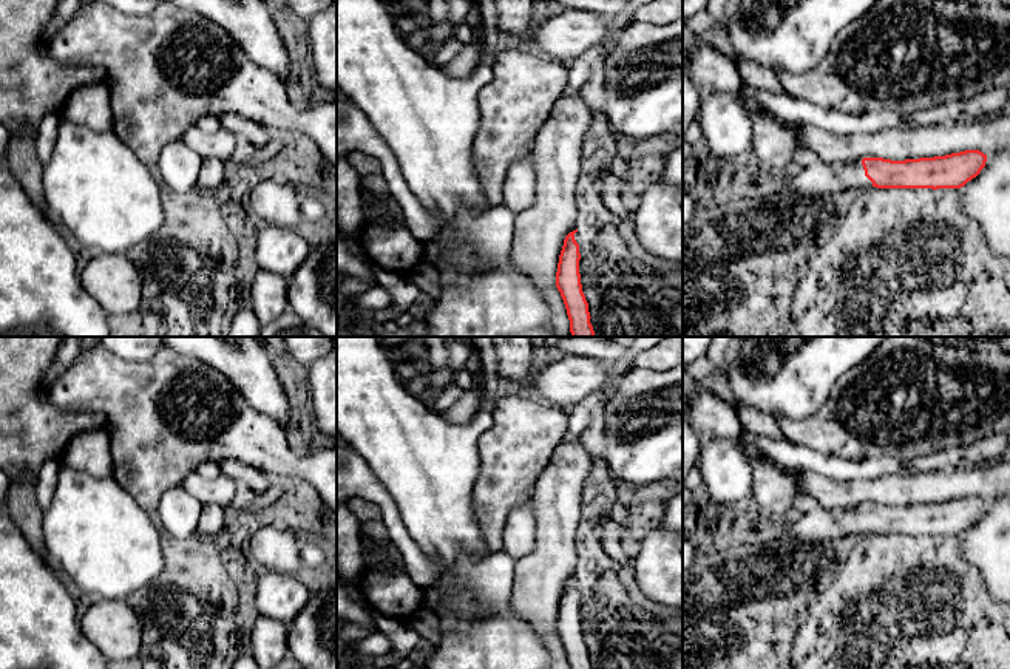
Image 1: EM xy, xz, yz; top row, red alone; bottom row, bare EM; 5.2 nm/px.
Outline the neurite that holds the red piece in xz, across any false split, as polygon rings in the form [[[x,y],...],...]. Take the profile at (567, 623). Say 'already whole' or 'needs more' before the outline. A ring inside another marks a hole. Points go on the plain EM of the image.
already whole; [[[578,575],[564,586],[556,618],[556,633],[564,646],[570,669],[590,669],[588,649],[581,630],[581,599],[579,590],[574,586],[576,578]]]

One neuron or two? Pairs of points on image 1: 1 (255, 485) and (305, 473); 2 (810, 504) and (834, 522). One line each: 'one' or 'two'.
1: two
2: two

